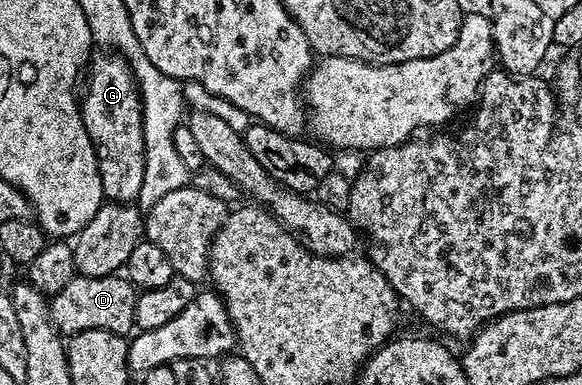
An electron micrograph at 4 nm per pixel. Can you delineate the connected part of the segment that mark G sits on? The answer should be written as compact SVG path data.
M101 50L90 59L83 76L83 88L84 84L85 96L83 92L79 107L83 126L97 155L105 200L114 204L133 204L139 198L139 190L143 187L145 165L143 114L137 80L123 57L112 50Z

